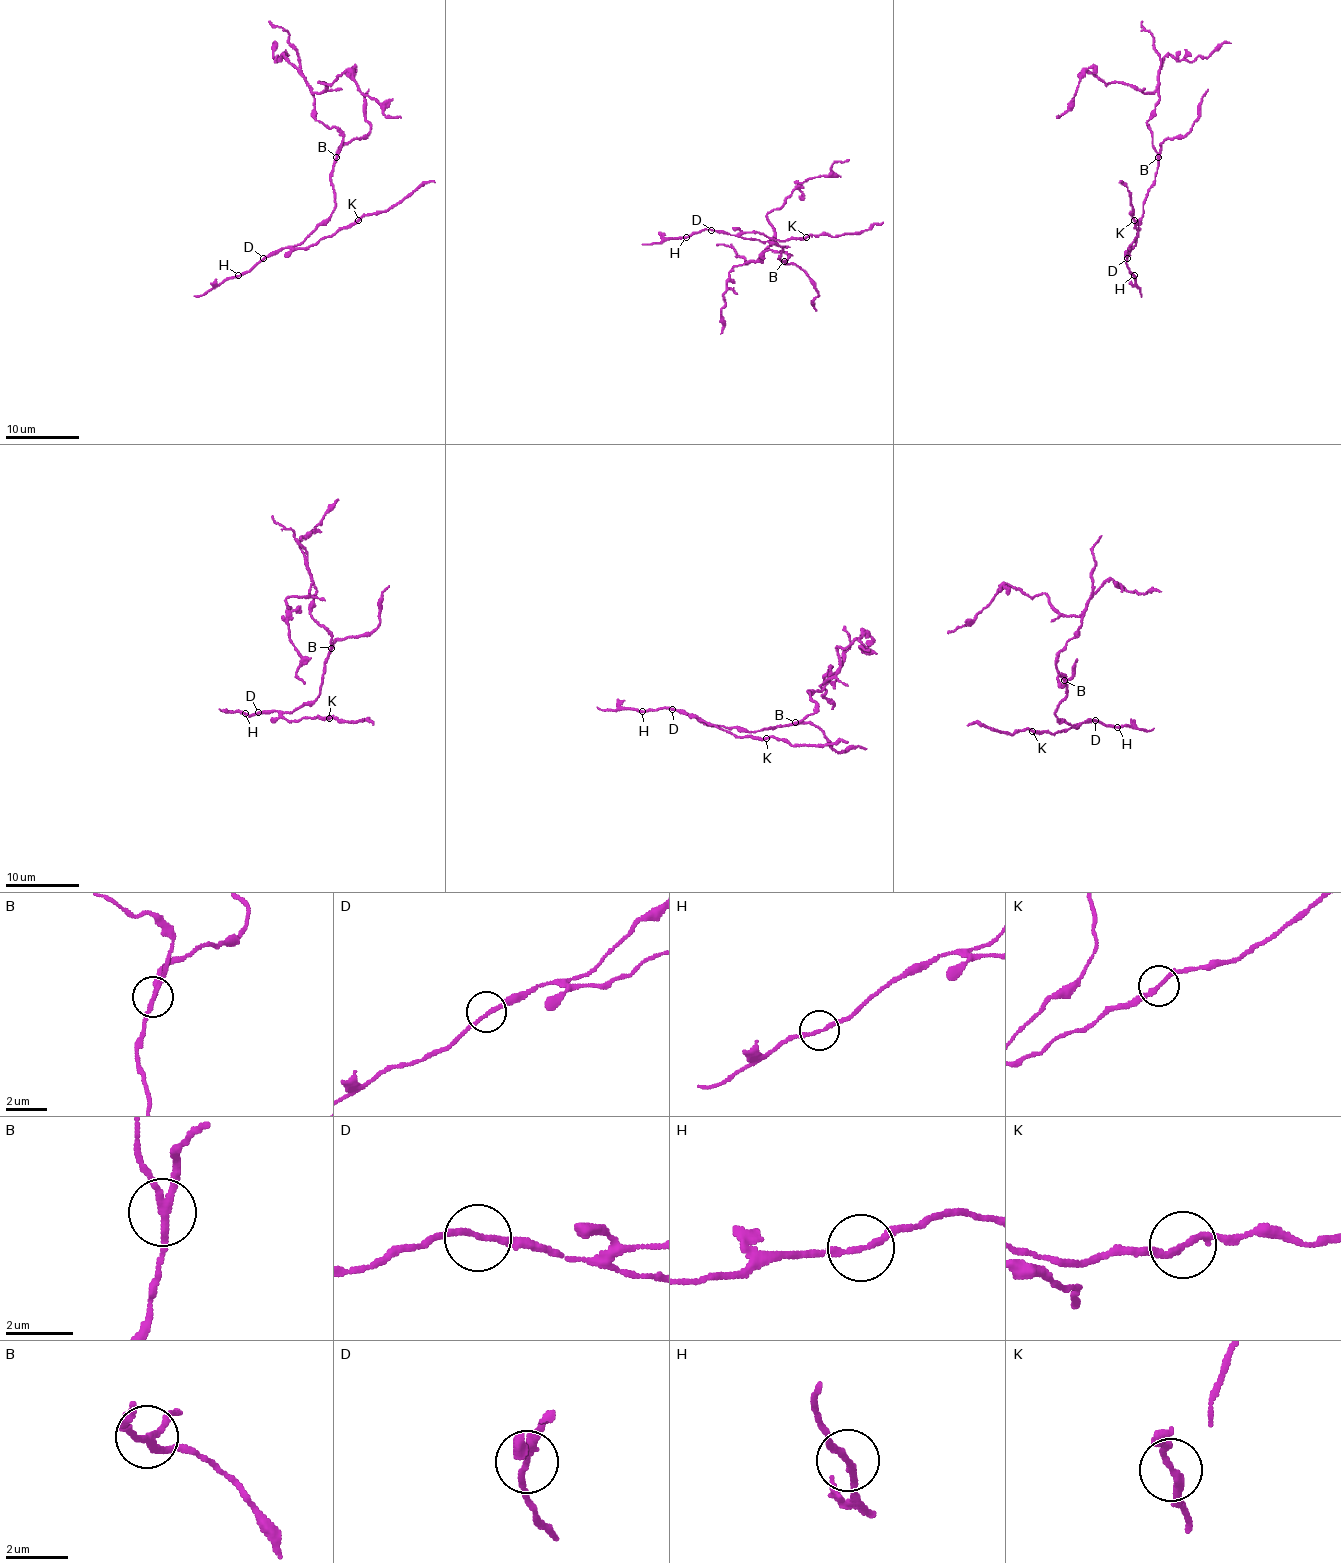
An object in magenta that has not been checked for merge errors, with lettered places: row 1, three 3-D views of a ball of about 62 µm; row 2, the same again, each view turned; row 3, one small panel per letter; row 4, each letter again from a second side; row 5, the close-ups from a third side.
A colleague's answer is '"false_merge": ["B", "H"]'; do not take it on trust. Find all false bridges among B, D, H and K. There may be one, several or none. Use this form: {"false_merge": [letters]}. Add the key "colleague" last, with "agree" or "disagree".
{"false_merge": ["B", "H"], "colleague": "agree"}

